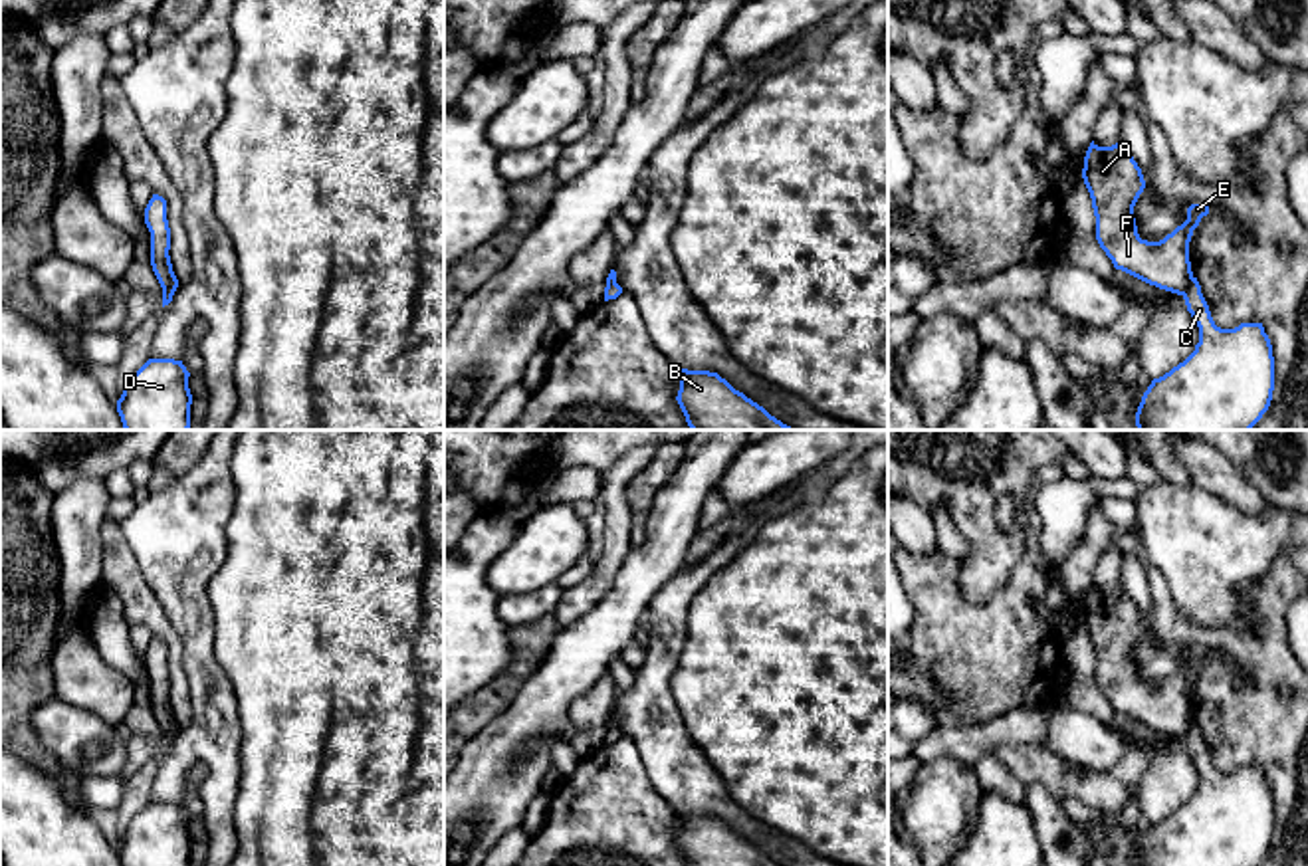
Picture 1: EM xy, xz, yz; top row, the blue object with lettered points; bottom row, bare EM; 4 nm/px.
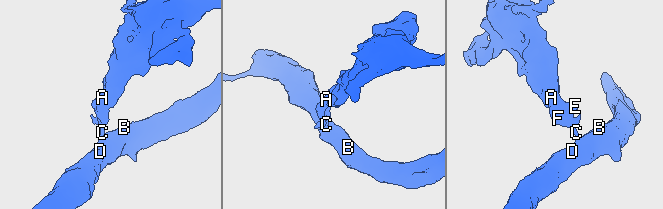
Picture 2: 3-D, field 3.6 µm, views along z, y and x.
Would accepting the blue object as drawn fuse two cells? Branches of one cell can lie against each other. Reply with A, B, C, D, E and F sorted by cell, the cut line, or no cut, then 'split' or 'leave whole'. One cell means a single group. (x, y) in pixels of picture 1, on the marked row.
A E F / B C D; cut in yz along (1194, 278), (1182, 294); split

